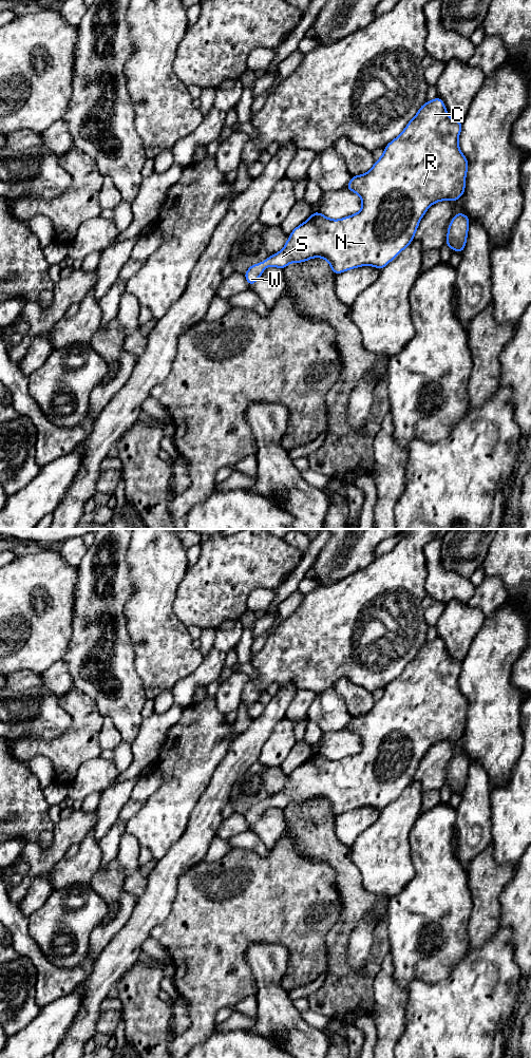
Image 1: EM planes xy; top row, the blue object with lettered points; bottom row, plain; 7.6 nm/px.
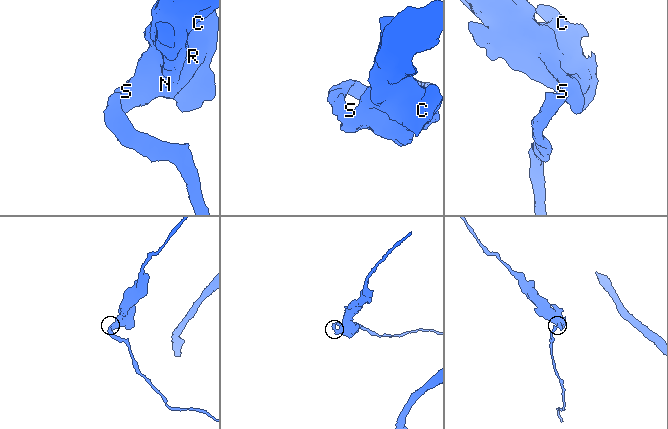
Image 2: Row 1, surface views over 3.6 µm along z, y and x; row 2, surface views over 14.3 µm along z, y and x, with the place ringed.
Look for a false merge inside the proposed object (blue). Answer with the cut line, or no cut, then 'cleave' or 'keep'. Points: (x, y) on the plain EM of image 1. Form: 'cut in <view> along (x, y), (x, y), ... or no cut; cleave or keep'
no cut; keep

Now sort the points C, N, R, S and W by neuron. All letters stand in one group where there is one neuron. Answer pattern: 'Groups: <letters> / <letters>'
Groups: C N R S W

